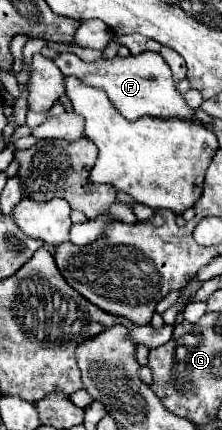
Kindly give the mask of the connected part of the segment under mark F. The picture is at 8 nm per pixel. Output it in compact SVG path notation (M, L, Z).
M141 52L137 56L115 56L111 60L97 60L97 62L83 62L77 54L59 54L55 60L57 68L63 72L63 76L75 76L83 80L89 86L101 88L107 92L113 106L119 110L119 114L127 120L137 120L141 116L159 116L159 118L189 118L193 116L193 110L185 104L183 96L177 94L175 82L171 78L169 66L163 62L163 58L155 52Z

